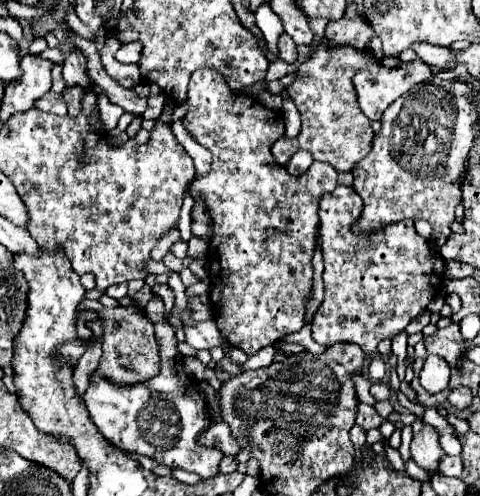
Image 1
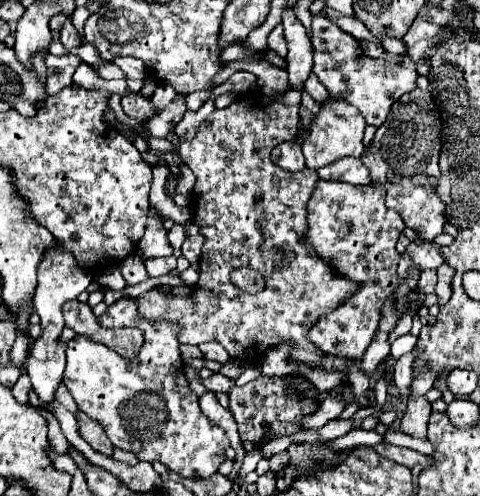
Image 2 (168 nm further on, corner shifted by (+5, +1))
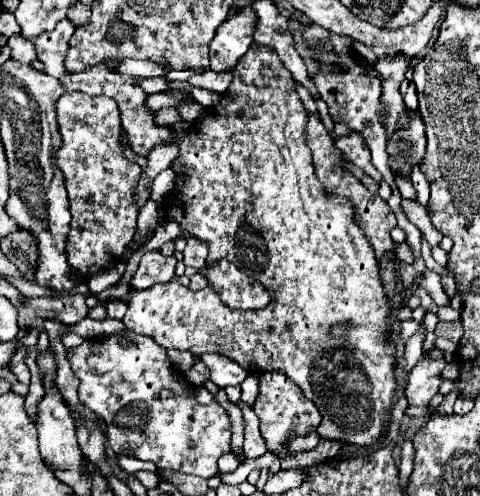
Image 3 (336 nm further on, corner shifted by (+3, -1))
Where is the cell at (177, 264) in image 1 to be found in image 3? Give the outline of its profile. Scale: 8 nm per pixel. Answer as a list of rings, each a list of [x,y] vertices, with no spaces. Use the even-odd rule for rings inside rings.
[[[159,251],[143,253],[137,273],[131,279],[133,289],[147,289],[155,283],[167,283],[175,277],[175,257],[163,257]]]

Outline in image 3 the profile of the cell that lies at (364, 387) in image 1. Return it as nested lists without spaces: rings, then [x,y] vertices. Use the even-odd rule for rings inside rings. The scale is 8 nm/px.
[[[251,373],[251,375],[245,377],[245,381],[243,381],[243,385],[241,385],[241,399],[243,399],[249,407],[253,407],[255,399],[257,399],[257,395],[259,395],[259,379],[257,379],[257,377],[259,377],[259,375]]]

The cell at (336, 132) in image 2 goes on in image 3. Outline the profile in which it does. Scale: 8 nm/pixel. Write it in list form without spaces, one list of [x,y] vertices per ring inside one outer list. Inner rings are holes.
[[[351,131],[349,135],[343,137],[335,137],[335,147],[341,151],[341,155],[349,161],[353,161],[359,169],[363,169],[369,177],[373,177],[375,181],[381,181],[381,173],[371,165],[371,155],[369,155],[369,147],[365,147],[365,141],[361,139],[361,135],[357,135],[355,131]]]

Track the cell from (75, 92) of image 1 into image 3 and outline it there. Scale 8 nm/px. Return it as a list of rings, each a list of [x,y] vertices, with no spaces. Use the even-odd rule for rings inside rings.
[[[59,21],[57,27],[49,35],[39,35],[35,39],[35,47],[41,47],[41,61],[45,63],[45,73],[61,79],[65,75],[65,57],[69,51],[69,39],[75,31],[71,21]]]

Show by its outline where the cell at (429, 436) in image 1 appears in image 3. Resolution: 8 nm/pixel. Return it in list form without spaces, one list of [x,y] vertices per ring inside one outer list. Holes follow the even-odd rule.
[[[419,361],[409,375],[409,383],[405,389],[409,405],[429,405],[431,397],[439,391],[441,379],[439,373],[443,371],[445,361]]]

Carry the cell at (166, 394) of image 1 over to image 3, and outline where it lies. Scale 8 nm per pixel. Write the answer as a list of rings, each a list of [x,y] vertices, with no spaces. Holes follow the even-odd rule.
[[[125,329],[123,333],[109,337],[85,339],[79,347],[67,349],[67,361],[71,363],[75,377],[81,381],[79,401],[105,421],[109,445],[117,455],[153,461],[159,469],[173,469],[199,475],[203,479],[209,479],[217,473],[217,459],[231,449],[231,419],[221,405],[201,405],[195,399],[193,387],[173,367],[167,357],[167,349],[163,349],[155,339],[141,333],[129,333]],[[119,337],[129,337],[133,341],[131,347],[119,349]]]

